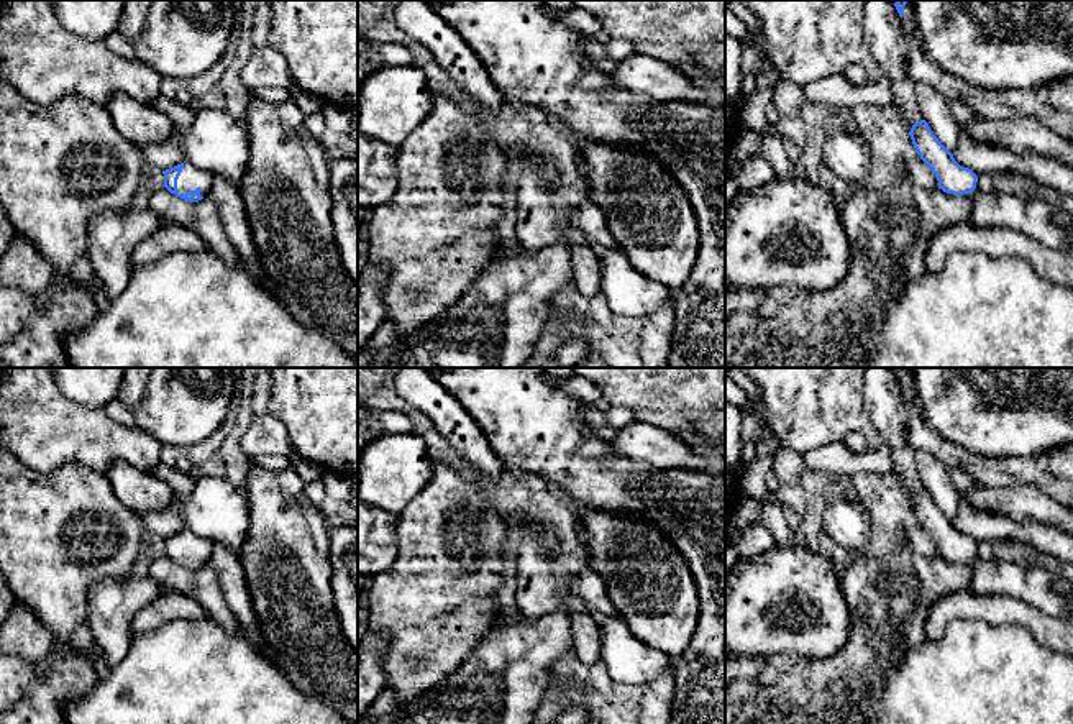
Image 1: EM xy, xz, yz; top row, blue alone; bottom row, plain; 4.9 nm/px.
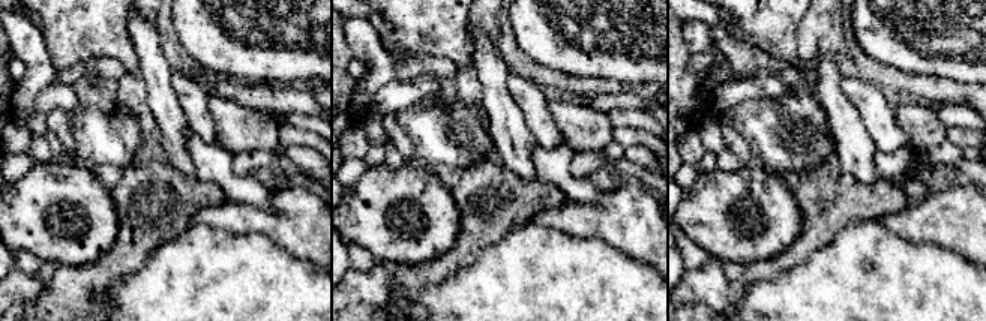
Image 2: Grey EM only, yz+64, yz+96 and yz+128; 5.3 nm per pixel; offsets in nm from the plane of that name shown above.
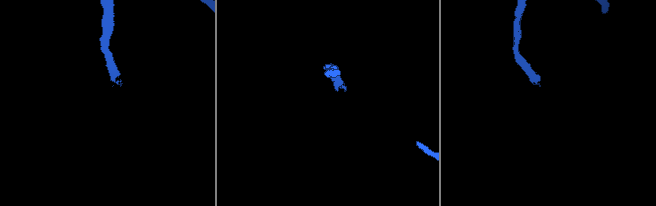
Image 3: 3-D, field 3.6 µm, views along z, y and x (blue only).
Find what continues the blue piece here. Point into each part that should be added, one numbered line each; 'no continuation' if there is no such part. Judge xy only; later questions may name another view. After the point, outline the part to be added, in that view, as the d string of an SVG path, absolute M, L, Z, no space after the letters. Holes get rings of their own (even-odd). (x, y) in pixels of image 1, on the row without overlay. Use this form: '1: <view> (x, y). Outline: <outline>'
1: xy (191, 545). Outline: M184 530L182 540L177 547L177 558L179 561L185 561L189 558L200 557L200 563L205 566L208 561L208 557L212 553L212 543L200 535Z

